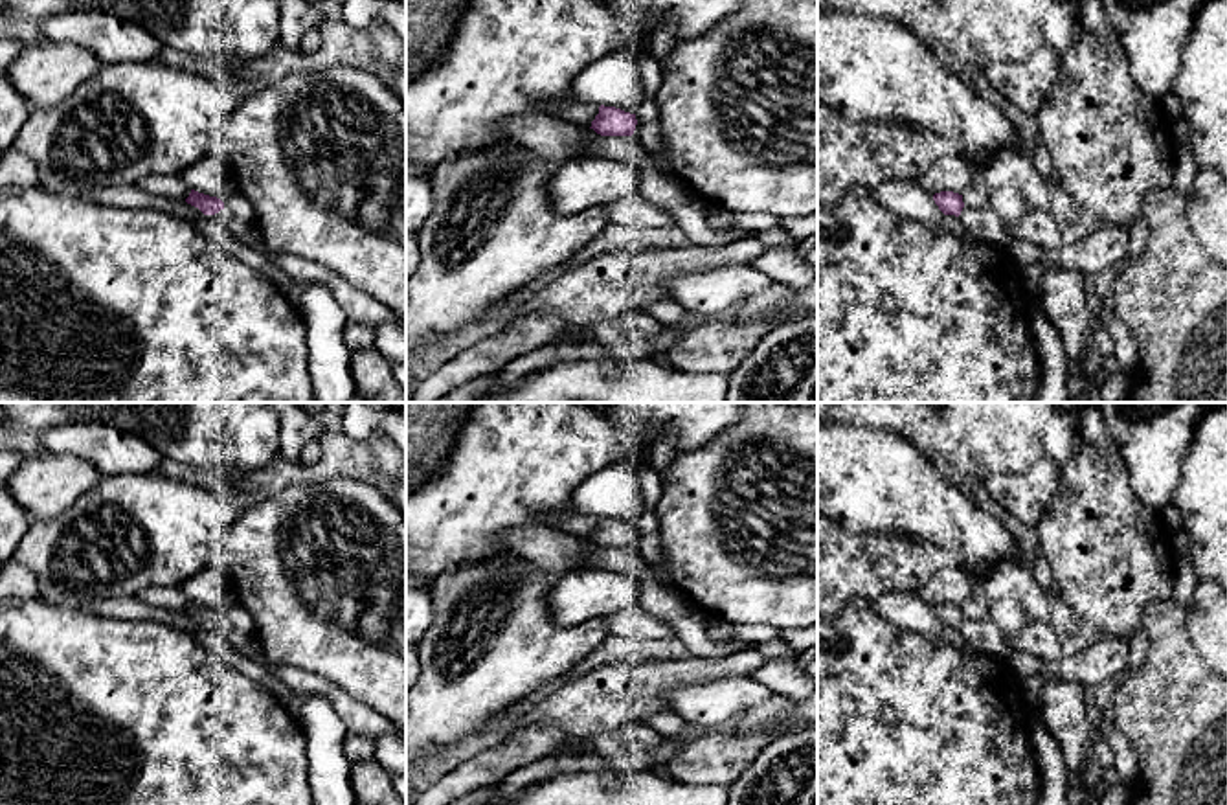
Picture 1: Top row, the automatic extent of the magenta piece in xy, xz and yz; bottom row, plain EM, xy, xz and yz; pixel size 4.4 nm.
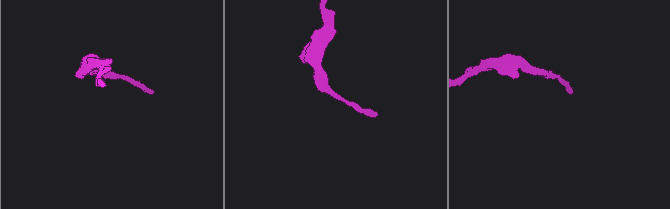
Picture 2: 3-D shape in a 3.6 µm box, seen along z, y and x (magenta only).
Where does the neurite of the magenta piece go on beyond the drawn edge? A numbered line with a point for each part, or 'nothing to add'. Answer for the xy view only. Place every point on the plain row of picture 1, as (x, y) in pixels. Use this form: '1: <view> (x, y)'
nothing to add

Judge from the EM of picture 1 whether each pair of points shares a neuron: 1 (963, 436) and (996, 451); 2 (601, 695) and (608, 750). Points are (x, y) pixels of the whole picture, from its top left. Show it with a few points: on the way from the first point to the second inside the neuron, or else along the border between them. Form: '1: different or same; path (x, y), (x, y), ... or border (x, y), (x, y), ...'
1: same; path (970, 436), (981, 436), (989, 443)
2: different; border (640, 721), (585, 739), (577, 747)

